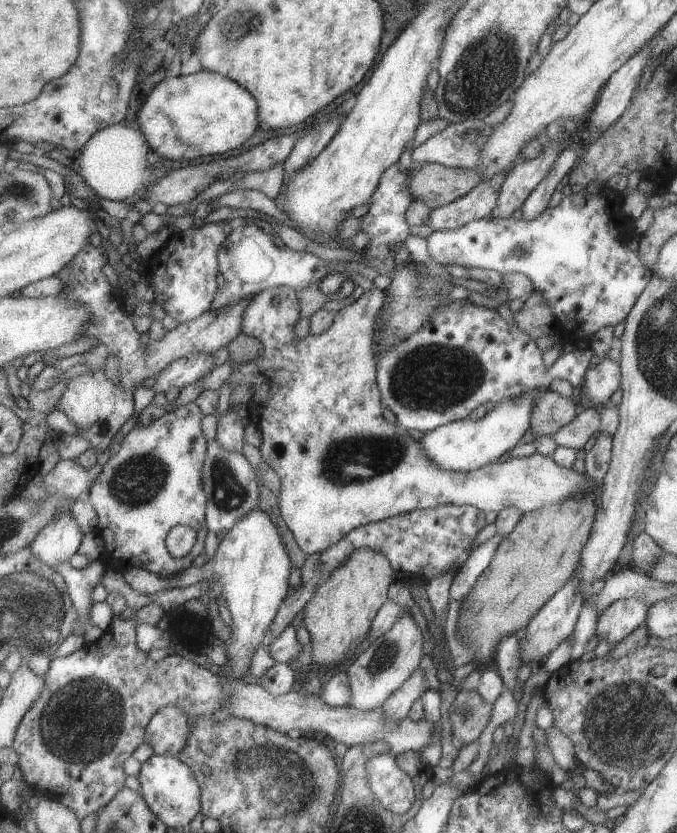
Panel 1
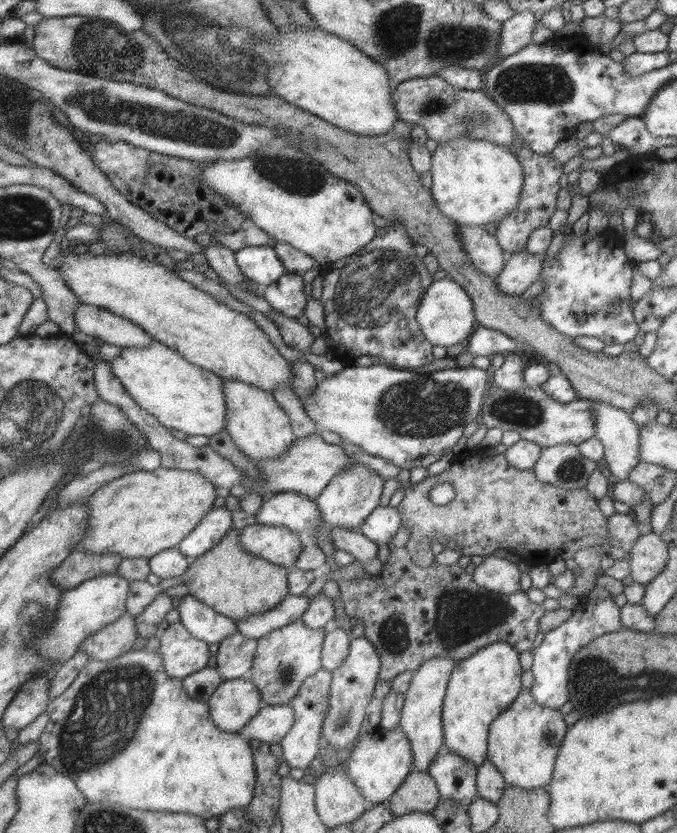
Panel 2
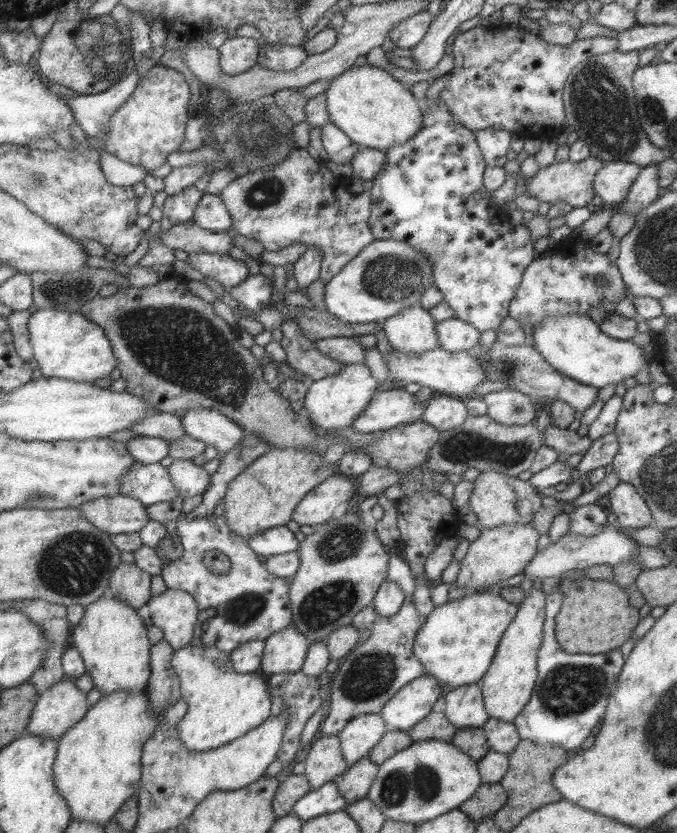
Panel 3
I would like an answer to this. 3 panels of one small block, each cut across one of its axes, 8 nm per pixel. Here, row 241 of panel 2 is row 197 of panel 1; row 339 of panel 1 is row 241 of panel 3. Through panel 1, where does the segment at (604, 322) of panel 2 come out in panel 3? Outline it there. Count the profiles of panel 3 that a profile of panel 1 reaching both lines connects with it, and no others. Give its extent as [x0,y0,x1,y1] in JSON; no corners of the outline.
[508,238,626,332]

